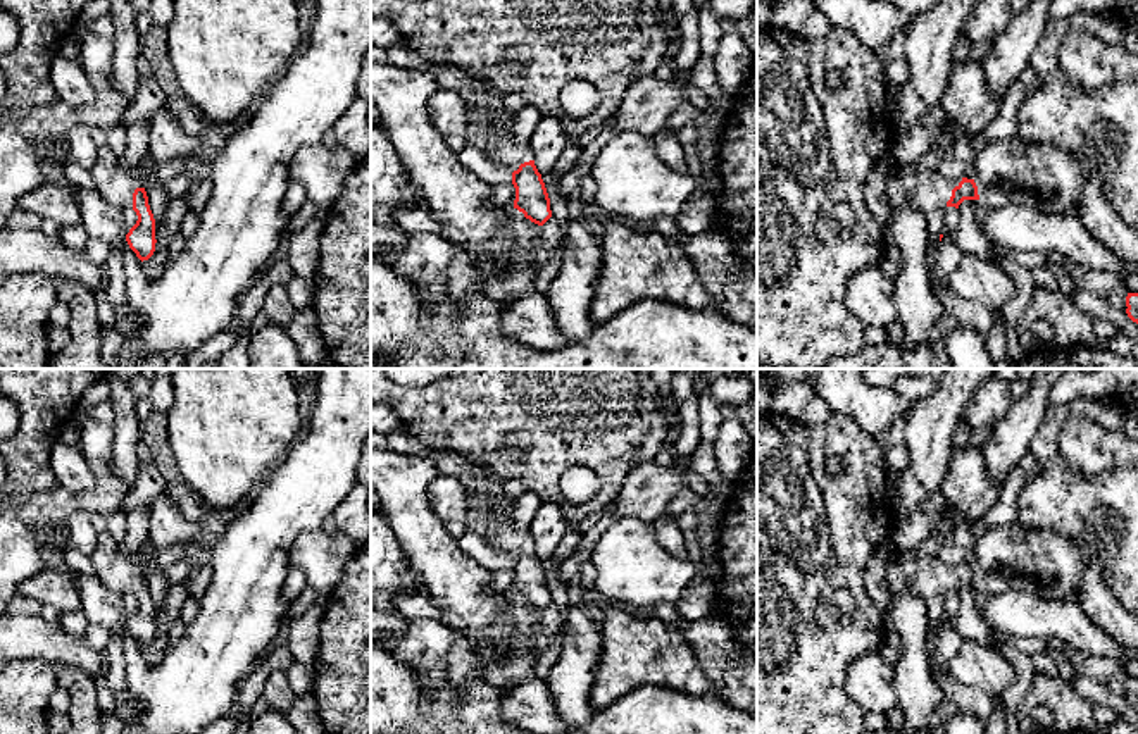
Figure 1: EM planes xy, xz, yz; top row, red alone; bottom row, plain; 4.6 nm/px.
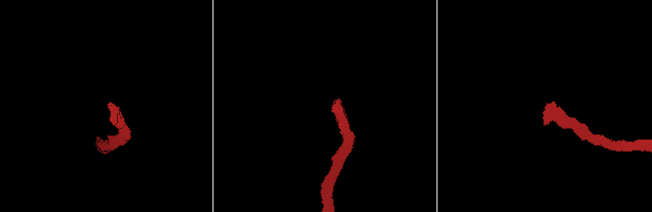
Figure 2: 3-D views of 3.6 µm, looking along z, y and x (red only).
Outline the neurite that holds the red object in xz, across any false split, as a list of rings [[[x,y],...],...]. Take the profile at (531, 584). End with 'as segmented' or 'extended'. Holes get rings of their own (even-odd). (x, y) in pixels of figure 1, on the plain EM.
[[[402,426],[388,436],[390,448],[398,453],[426,455],[441,476],[457,477],[469,498],[467,531],[479,534],[495,550],[512,558],[516,574],[514,594],[531,608],[543,612],[550,603],[550,584],[535,551],[535,538],[529,527],[514,520],[514,501],[503,493],[503,482],[459,453],[429,451]]]; extended

